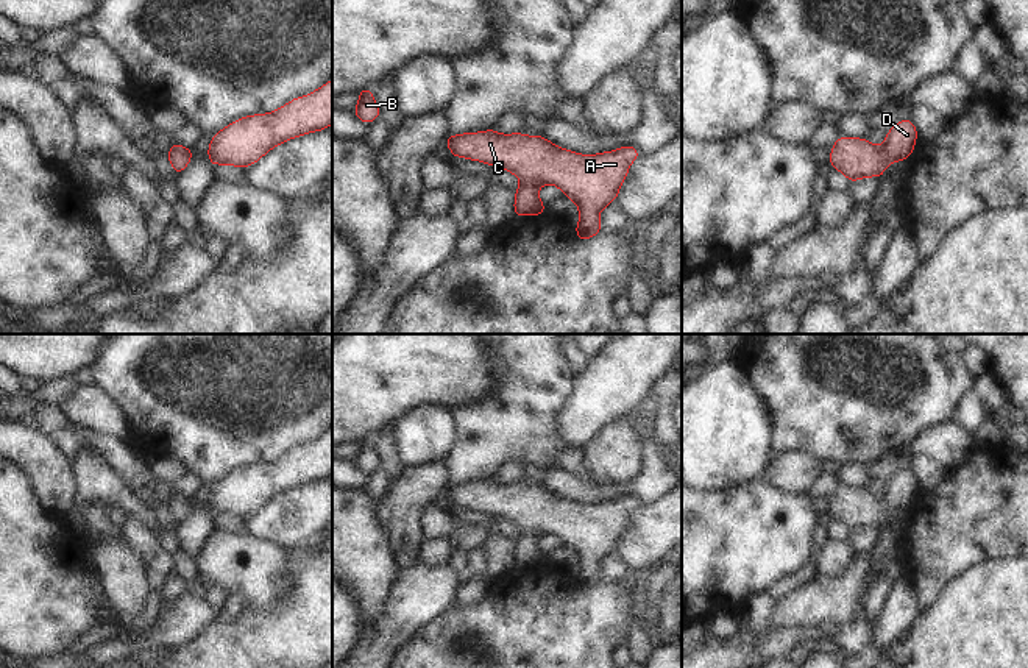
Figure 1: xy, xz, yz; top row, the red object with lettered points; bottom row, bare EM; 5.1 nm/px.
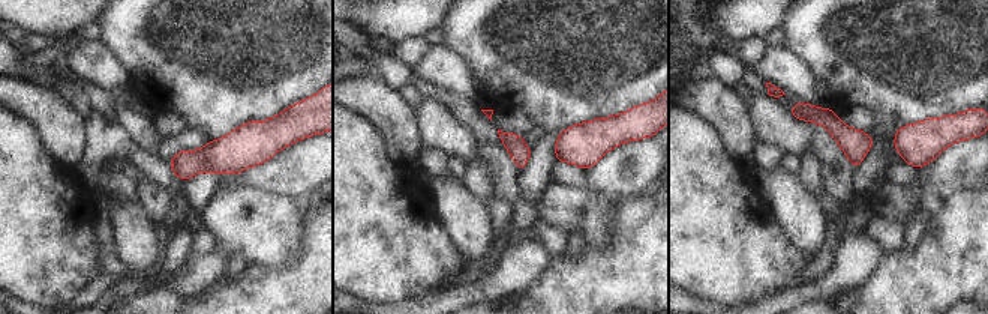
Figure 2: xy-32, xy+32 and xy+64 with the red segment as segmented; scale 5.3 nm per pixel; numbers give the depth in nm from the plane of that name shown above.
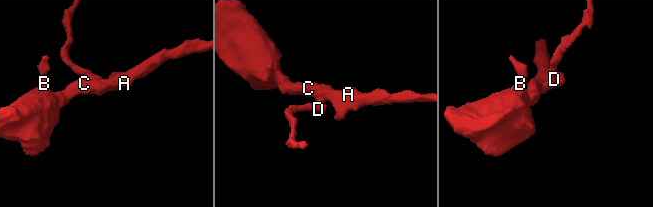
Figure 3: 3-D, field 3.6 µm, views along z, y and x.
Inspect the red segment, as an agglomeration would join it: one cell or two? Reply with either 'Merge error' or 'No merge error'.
No merge error

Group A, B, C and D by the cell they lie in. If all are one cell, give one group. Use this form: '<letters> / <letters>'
A B C D

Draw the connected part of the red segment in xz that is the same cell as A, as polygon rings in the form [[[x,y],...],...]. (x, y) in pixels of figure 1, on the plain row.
[[[495,478],[446,485],[445,492],[454,507],[487,512],[519,528],[513,553],[516,567],[544,563],[546,554],[538,540],[548,532],[557,535],[579,557],[580,570],[574,576],[577,590],[602,582],[599,563],[616,551],[630,513],[641,504],[633,495],[599,504],[579,504],[560,498],[541,484],[499,484]]]

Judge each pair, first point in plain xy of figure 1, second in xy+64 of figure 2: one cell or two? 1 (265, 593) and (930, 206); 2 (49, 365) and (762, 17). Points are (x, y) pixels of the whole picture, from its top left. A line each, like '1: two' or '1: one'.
1: one
2: one

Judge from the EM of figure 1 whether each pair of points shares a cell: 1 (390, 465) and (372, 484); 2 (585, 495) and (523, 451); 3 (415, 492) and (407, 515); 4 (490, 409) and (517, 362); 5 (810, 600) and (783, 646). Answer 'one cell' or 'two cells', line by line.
1: two cells
2: two cells
3: one cell
4: one cell
5: two cells

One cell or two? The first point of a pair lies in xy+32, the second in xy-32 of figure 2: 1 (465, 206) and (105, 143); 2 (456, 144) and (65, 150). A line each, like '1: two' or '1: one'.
1: two
2: two

